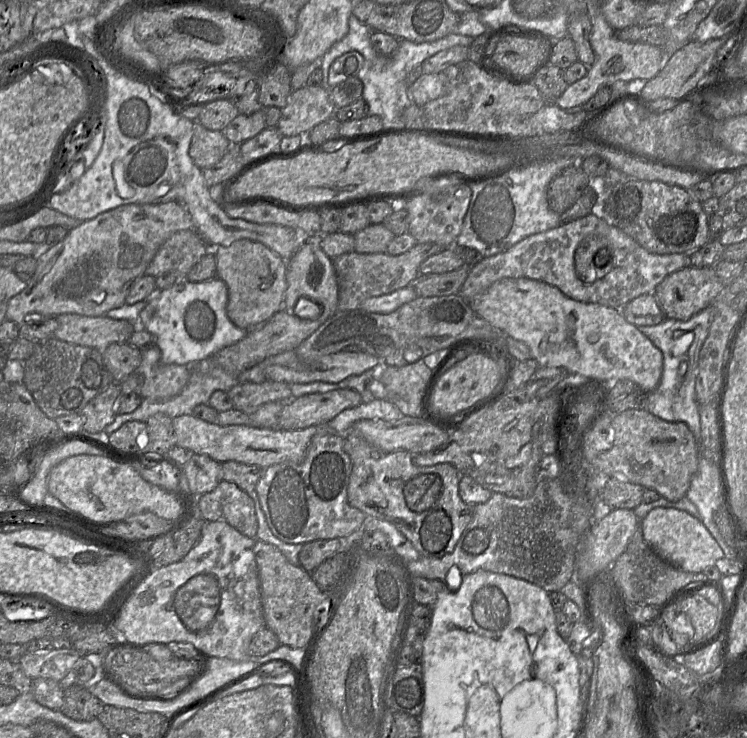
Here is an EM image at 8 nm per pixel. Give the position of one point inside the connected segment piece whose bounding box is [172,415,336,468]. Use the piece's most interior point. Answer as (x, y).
(263, 447)

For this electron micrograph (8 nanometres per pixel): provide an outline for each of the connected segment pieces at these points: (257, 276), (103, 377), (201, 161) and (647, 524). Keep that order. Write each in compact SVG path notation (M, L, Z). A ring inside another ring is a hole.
M249 239L214 247L213 254L217 264L216 277L221 279L228 289L226 312L234 325L251 330L262 325L283 308L287 289L286 260L264 244Z
M51 337L38 345L37 350L30 356L24 364L23 384L40 410L50 419L58 417L80 414L84 407L98 394L105 391L112 383L112 377L106 369L102 351L98 349L73 344Z
M198 121L193 122L189 156L197 167L207 169L222 159L231 143L221 131L209 130Z
M657 507L640 521L646 543L665 561L684 571L703 572L707 567L725 557L724 552L706 528L701 518L676 509Z

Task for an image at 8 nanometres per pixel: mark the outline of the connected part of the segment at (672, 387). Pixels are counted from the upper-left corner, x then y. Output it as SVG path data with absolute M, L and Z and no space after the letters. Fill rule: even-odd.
M711 305L687 320L665 318L654 326L639 326L644 334L662 353L663 371L659 385L648 393L646 410L669 422L683 422L700 442L700 412L696 400L695 384L699 353L705 342L712 322Z

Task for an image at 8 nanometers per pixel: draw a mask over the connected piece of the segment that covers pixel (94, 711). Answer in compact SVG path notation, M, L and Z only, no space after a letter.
M74 682L61 683L64 701L60 711L76 721L91 721L97 718L103 704L82 685Z

